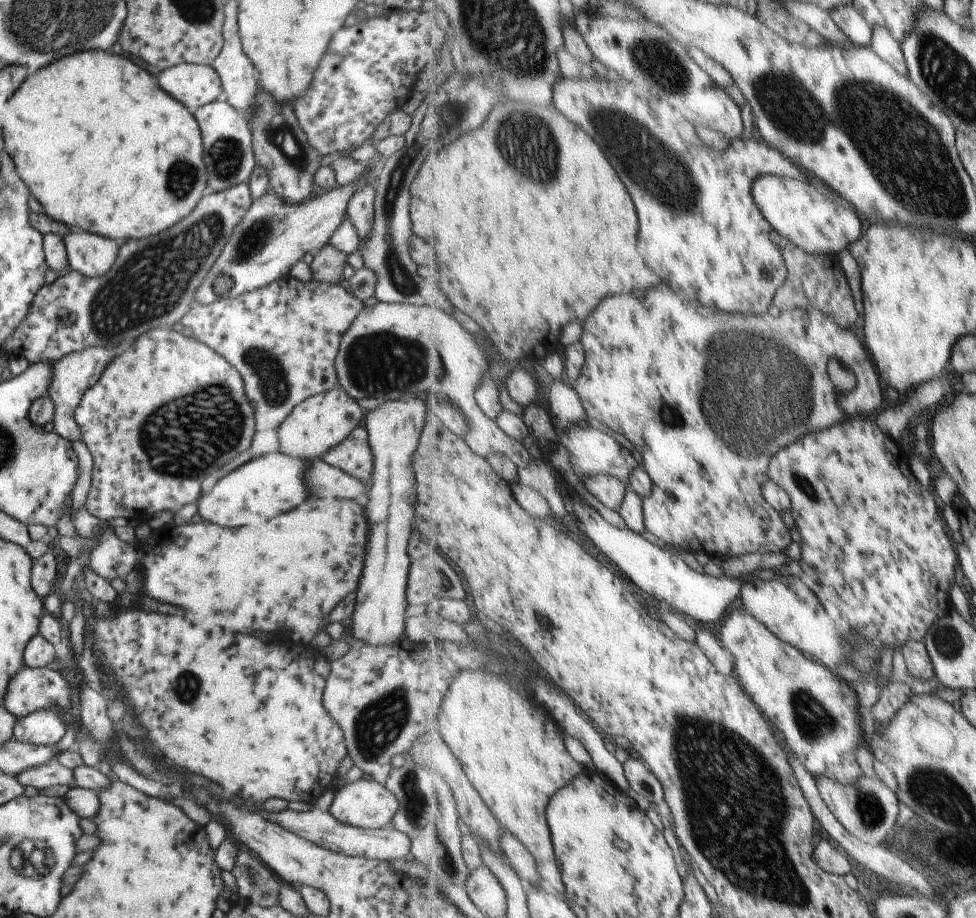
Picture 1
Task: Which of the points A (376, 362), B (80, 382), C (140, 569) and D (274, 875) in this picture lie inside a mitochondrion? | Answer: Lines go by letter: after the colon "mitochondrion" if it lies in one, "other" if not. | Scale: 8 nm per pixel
A: mitochondrion
B: other
C: other
D: other

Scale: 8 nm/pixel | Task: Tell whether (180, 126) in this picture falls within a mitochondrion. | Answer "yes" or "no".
no

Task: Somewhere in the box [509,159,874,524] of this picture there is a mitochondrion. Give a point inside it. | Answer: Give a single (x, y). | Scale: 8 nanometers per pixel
(775, 404)

